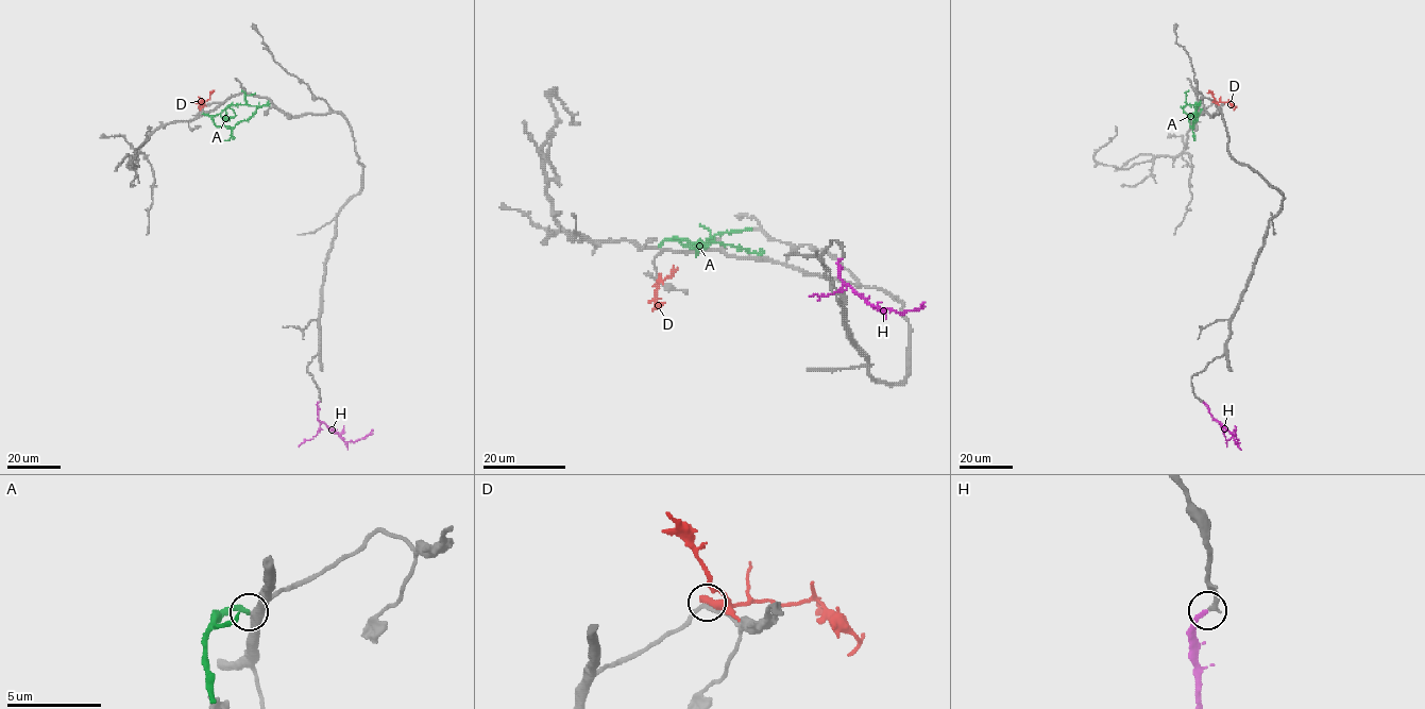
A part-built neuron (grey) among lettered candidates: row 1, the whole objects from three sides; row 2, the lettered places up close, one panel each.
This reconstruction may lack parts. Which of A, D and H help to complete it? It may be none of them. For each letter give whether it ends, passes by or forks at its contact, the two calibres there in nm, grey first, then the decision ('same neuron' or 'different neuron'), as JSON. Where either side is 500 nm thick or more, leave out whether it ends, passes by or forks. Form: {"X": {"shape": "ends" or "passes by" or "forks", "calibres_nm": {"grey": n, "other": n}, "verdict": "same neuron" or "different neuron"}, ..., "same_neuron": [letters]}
{"A": {"shape": "ends", "calibres_nm": {"grey": 440, "other": 320}, "verdict": "different neuron"}, "D": {"shape": "ends", "calibres_nm": {"grey": 220, "other": 480}, "verdict": "different neuron"}, "H": {"shape": "ends", "calibres_nm": {"grey": 260, "other": 200}, "verdict": "same neuron"}, "same_neuron": ["H"]}

